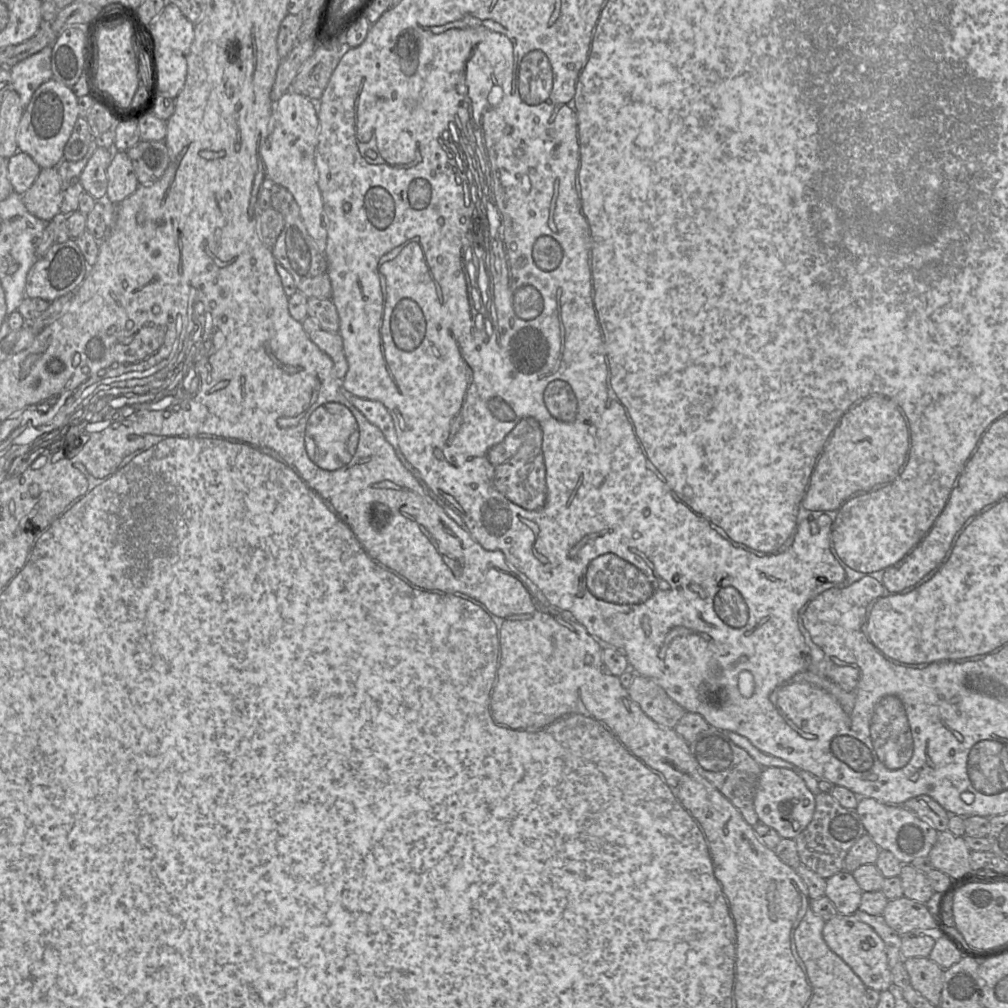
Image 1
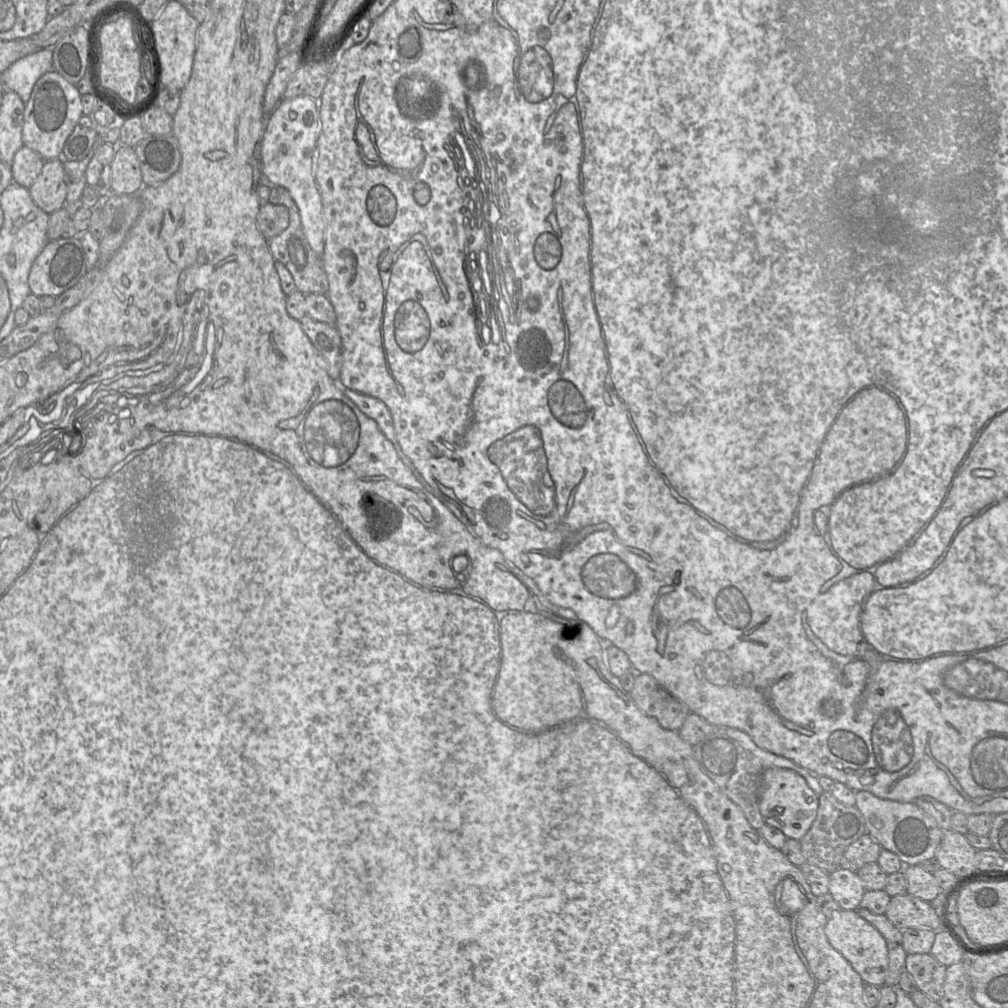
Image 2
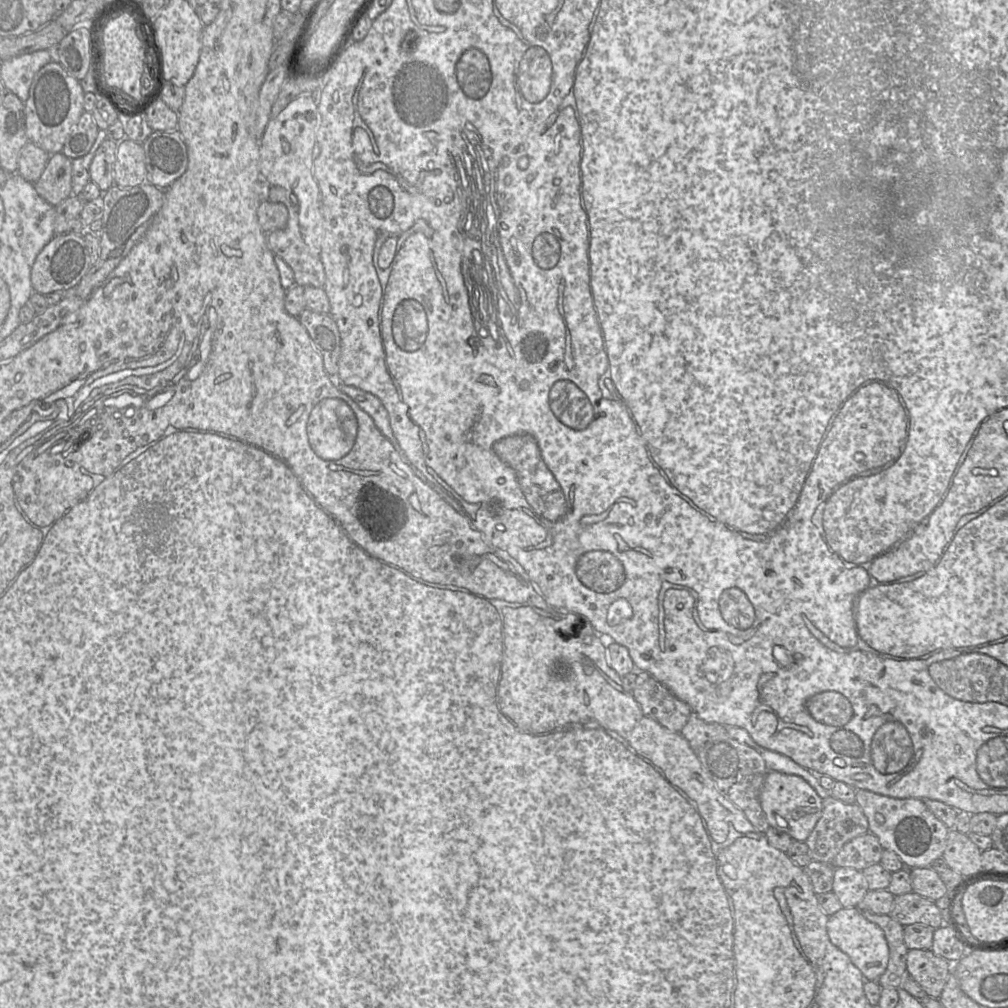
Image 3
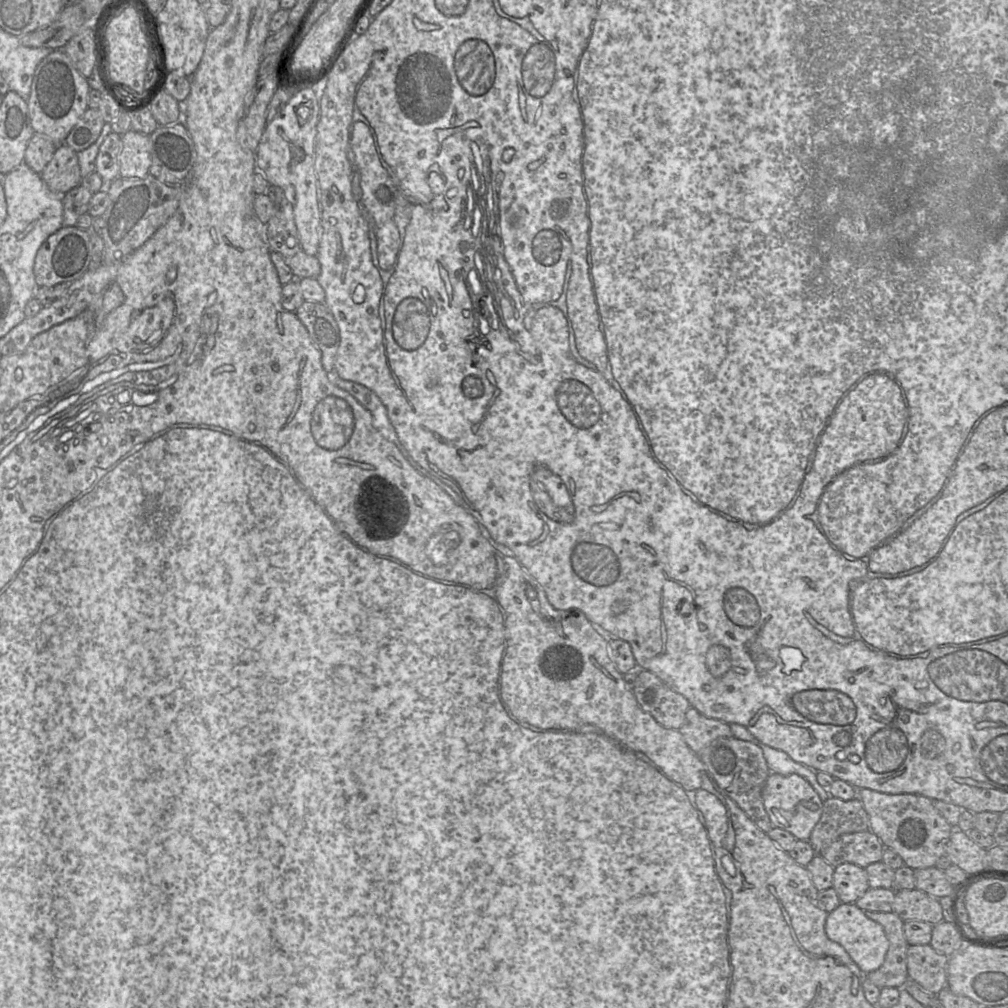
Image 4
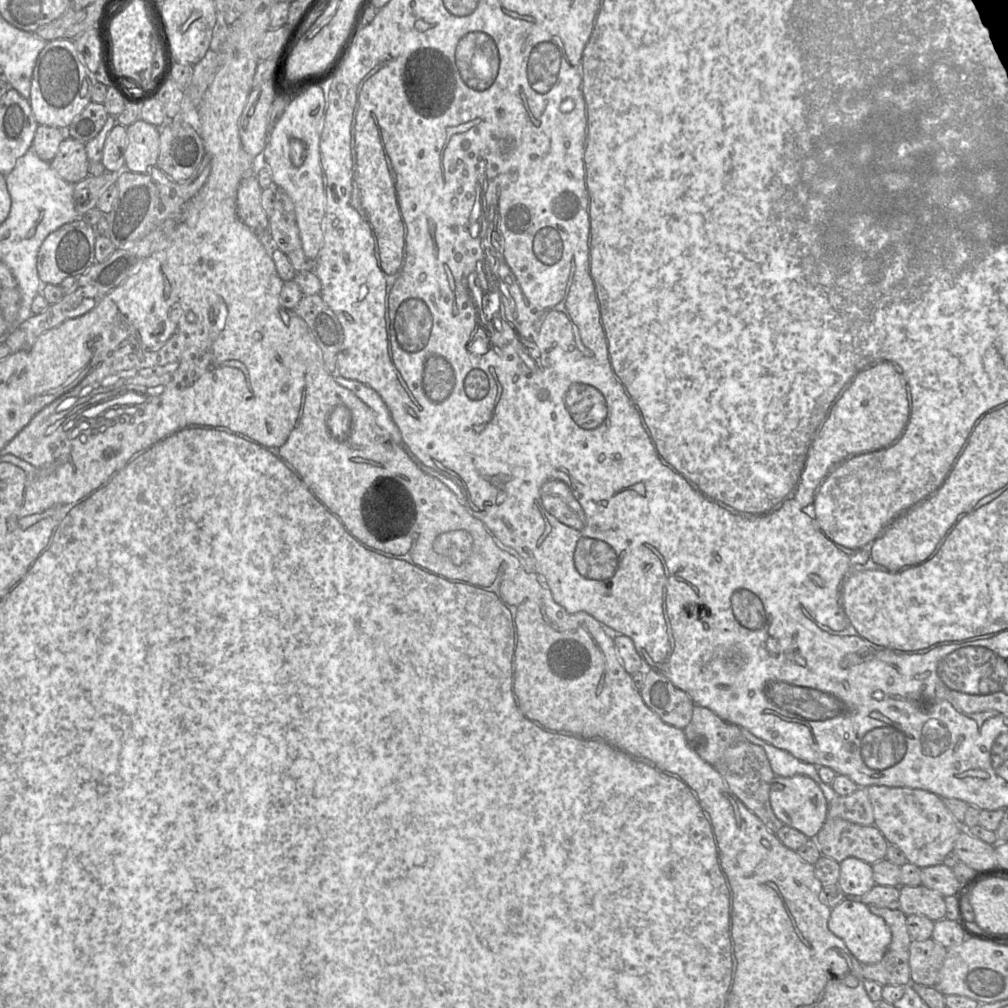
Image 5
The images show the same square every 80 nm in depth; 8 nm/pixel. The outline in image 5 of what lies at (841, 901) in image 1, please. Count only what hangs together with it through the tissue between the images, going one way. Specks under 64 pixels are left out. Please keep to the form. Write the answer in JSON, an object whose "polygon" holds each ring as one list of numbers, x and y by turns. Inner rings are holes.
{"polygon":[[855,857,840,862,838,885,847,898,860,898,875,886,872,865]]}

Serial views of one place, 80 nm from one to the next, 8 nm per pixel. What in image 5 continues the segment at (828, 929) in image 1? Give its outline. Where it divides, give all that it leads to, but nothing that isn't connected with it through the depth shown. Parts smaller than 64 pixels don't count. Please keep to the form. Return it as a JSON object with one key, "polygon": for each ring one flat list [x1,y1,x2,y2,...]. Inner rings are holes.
{"polygon":[[846,897,840,904,832,908,829,917,829,929,843,940,849,951,862,965,876,964,881,961,892,940,891,930,886,922,873,914,869,906,859,898]]}

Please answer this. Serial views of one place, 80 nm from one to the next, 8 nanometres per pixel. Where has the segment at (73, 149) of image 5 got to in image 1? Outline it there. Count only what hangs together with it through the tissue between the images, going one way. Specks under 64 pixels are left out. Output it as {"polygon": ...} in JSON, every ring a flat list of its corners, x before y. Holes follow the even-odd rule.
{"polygon":[[57,167,41,169,22,200,29,213,46,223,59,215,62,189]]}

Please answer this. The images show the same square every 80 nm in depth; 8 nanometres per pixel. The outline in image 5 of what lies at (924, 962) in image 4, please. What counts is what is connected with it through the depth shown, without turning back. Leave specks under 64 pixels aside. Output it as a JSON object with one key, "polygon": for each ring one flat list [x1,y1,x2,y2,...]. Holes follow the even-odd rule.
{"polygon":[[933,938,912,941,909,958,911,984,934,987,938,983,946,953,947,948]]}

